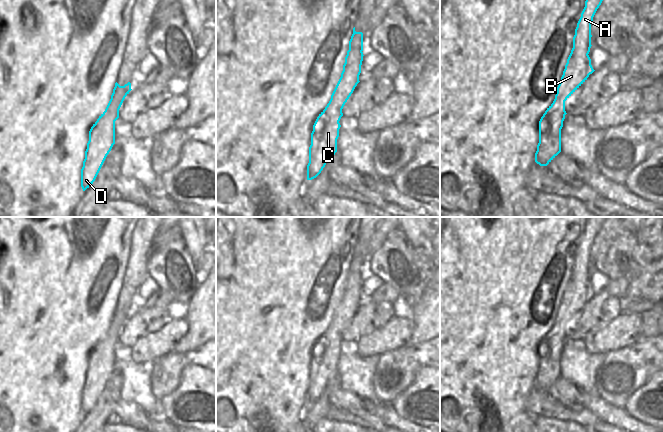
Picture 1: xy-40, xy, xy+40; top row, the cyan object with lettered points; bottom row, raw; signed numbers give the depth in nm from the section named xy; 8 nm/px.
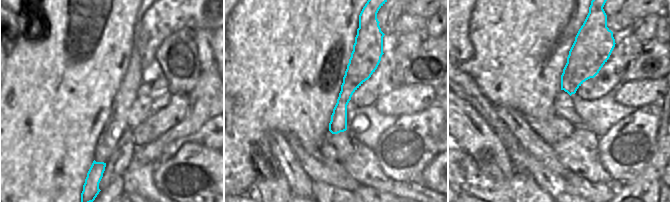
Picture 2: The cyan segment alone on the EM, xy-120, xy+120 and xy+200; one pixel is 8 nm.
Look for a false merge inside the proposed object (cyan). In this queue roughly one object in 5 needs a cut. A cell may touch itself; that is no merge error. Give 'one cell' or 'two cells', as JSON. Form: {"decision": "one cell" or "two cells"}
{"decision": "one cell"}

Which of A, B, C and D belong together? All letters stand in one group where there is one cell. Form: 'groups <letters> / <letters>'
groups A B C D

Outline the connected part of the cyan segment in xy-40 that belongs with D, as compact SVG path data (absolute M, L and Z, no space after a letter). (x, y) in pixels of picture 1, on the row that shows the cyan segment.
M116 82L105 111L89 131L89 141L81 169L83 191L93 184L107 155L115 144L115 121L119 118L119 109L131 90L130 82L124 86L120 86Z

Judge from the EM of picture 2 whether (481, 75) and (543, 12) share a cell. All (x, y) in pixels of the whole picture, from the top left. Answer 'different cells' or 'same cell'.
same cell

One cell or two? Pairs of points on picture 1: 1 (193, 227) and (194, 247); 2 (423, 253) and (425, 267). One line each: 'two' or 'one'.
1: one
2: one

